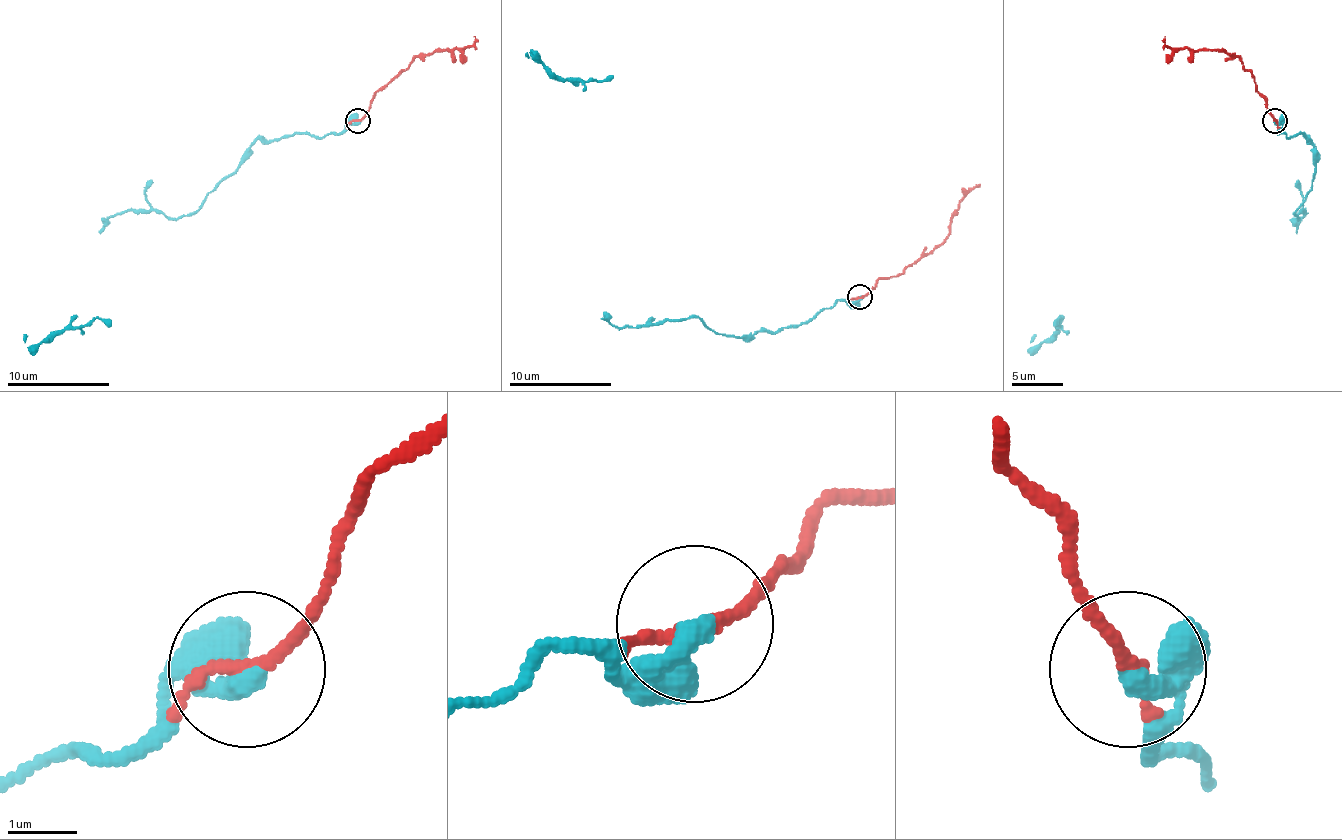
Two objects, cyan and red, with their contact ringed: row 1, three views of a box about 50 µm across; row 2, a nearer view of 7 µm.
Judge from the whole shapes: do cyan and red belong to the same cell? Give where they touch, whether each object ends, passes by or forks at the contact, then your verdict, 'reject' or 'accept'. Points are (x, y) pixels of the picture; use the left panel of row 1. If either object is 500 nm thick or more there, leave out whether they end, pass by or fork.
place (357, 121); cyan ends; red passes by; accept

